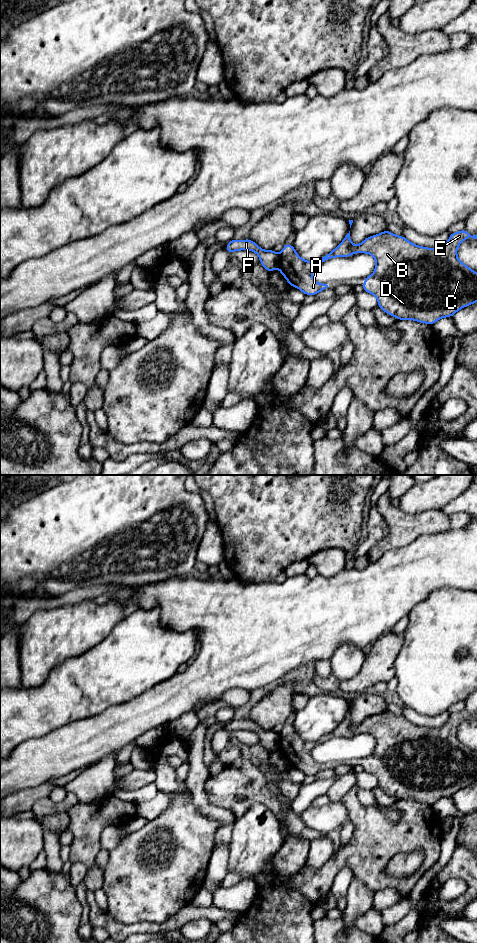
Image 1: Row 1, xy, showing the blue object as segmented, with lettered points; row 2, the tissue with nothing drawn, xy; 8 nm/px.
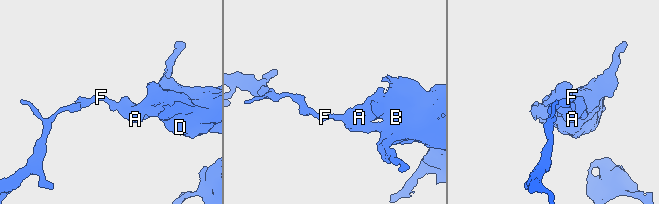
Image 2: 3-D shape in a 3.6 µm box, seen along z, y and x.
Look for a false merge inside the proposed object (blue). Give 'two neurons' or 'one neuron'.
two neurons

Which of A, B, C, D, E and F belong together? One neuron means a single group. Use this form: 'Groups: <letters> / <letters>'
Groups: A B C D E / F

